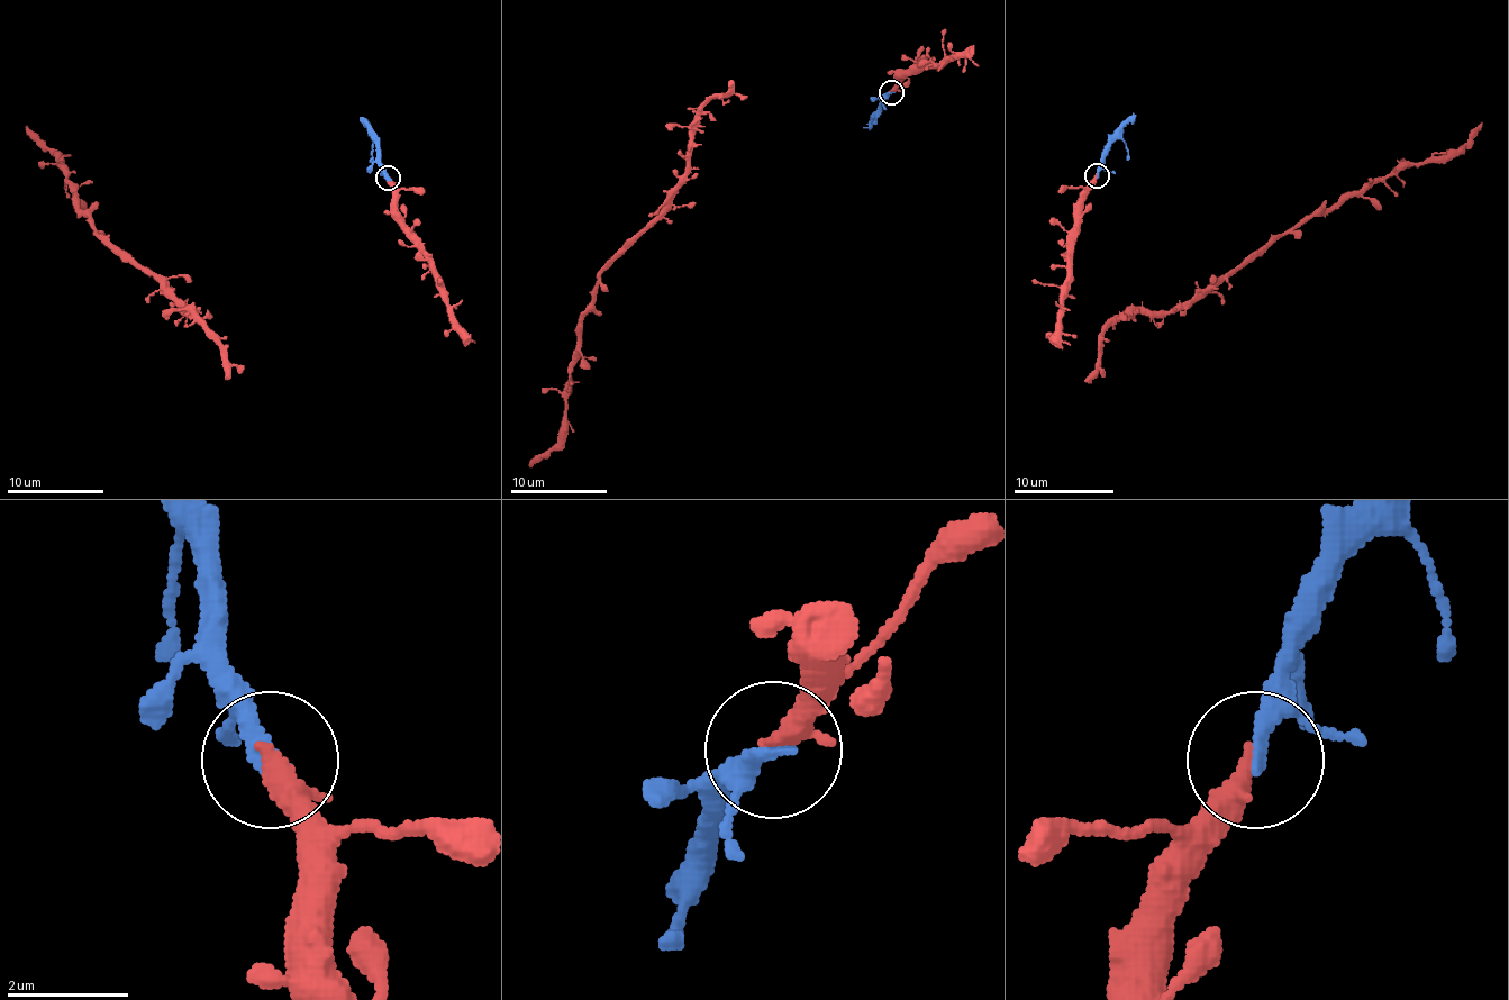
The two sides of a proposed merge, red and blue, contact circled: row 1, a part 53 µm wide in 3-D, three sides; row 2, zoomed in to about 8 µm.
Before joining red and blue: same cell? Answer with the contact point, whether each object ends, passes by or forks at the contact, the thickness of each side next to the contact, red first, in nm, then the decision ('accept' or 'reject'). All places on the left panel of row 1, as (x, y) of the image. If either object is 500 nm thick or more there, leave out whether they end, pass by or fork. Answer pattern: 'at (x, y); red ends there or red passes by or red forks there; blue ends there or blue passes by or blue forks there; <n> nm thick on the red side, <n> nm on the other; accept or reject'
at (388, 178); red ends there; blue ends there; 380 nm thick on the red side, 320 nm on the other; accept

